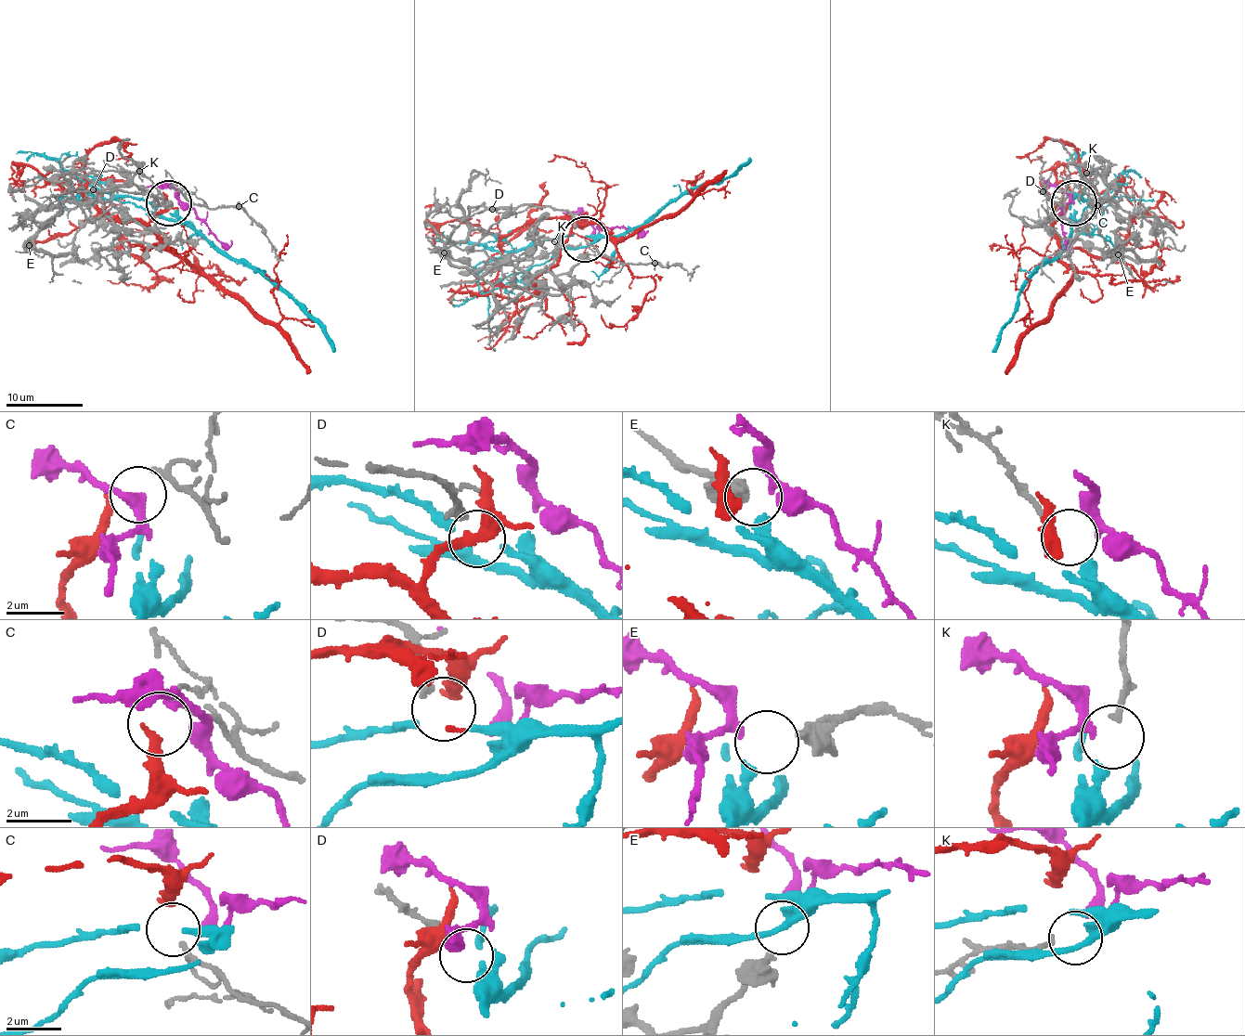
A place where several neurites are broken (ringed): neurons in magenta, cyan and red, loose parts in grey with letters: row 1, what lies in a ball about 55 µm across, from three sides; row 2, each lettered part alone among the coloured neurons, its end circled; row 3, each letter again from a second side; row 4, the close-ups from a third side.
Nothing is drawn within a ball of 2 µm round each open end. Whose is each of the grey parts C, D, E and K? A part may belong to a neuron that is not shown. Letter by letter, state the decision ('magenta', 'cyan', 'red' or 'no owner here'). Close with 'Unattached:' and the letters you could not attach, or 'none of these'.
C: red
D: no owner here
E: magenta
K: cyan
Unattached: D

